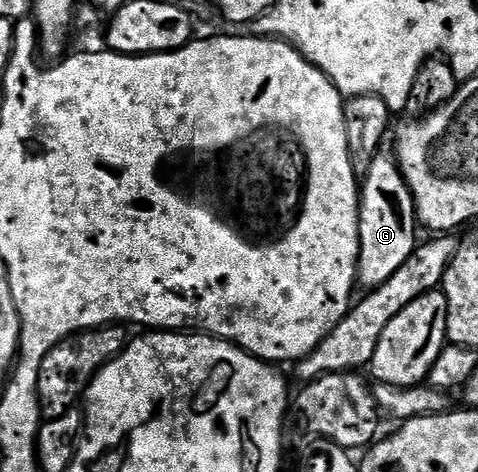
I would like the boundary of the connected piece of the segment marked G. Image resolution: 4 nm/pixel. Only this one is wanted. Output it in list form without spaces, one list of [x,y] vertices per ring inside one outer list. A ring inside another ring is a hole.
[[[391,152],[376,154],[360,185],[360,268],[358,281],[365,290],[378,288],[410,255],[418,244],[416,204],[400,170],[400,162]]]

